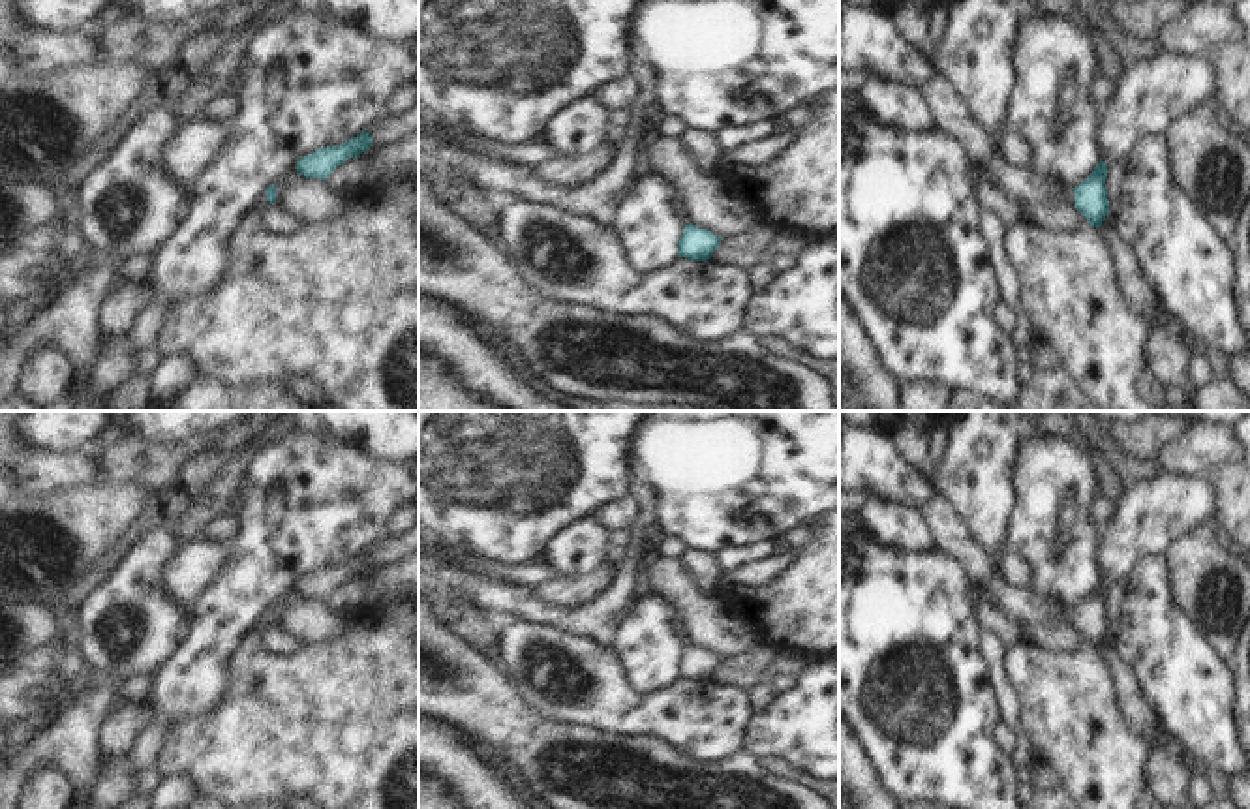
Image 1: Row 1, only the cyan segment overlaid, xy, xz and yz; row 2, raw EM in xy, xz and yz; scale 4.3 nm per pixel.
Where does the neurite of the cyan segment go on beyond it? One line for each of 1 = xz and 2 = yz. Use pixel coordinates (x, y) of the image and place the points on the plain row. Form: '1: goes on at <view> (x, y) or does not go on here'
1: goes on at xz (678, 624)
2: goes on at yz (1068, 618)

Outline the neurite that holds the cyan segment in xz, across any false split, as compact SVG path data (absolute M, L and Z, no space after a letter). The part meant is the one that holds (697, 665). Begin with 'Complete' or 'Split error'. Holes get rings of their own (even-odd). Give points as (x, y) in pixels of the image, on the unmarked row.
Split error. M676 614L672 629L676 636L681 640L681 644L685 646L678 666L678 678L687 678L691 681L711 679L713 672L719 668L723 659L689 642L679 614Z

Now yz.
Split error. M1100 582L1089 599L1075 608L1068 608L1062 616L1062 625L1075 627L1087 638L1089 646L1096 649L1109 636L1107 588L1107 584Z

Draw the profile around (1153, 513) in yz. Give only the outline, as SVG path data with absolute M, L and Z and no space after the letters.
M1158 473L1124 488L1111 524L1102 526L1098 565L1102 582L1126 580L1147 556L1166 556L1169 546L1216 514L1207 477Z

